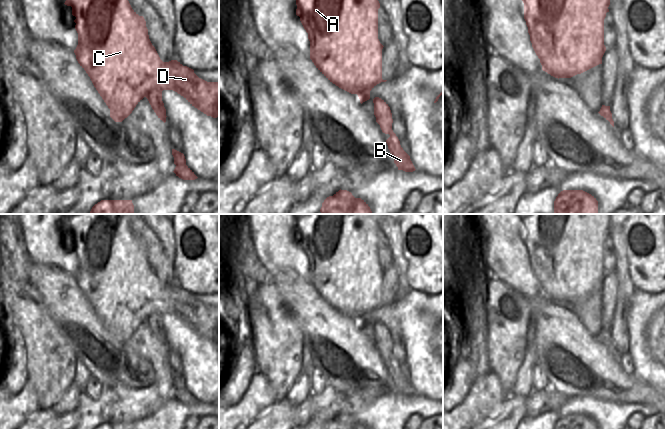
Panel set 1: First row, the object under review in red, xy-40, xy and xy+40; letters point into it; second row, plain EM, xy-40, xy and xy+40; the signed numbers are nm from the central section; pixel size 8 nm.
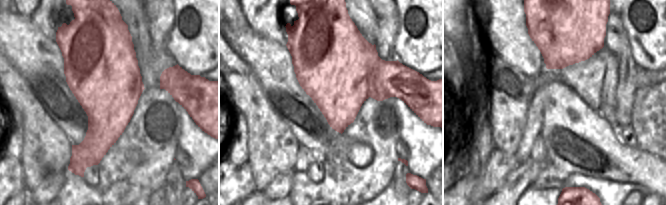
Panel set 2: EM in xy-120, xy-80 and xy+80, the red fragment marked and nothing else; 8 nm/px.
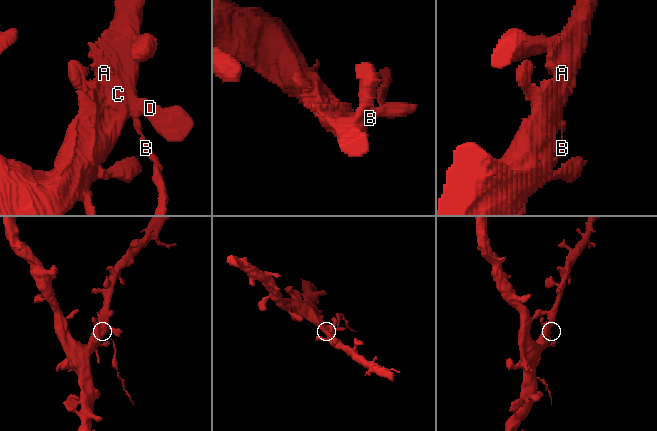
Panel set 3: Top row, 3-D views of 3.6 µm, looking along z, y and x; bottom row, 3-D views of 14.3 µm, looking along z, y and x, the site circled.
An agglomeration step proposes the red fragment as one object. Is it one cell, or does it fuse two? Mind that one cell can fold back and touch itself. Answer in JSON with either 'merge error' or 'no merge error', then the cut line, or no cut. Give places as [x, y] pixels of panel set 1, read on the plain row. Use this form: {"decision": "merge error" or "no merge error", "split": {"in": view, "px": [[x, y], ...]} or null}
{"decision": "merge error", "split": {"in": "xy", "px": [[392, 354], [390, 360]]}}

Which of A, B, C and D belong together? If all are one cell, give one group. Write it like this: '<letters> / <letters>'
A C D / B

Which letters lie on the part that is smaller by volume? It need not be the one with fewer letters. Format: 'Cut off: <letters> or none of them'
Cut off: B

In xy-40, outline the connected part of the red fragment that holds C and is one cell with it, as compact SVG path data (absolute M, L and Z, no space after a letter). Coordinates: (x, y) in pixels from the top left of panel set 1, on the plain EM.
M78 214L66 218L64 228L72 231L72 239L76 241L76 283L110 333L110 341L115 346L127 342L146 321L158 342L165 347L163 314L177 316L207 340L219 340L219 306L199 302L193 293L177 284L163 286L149 263L144 241L132 233L126 214Z

